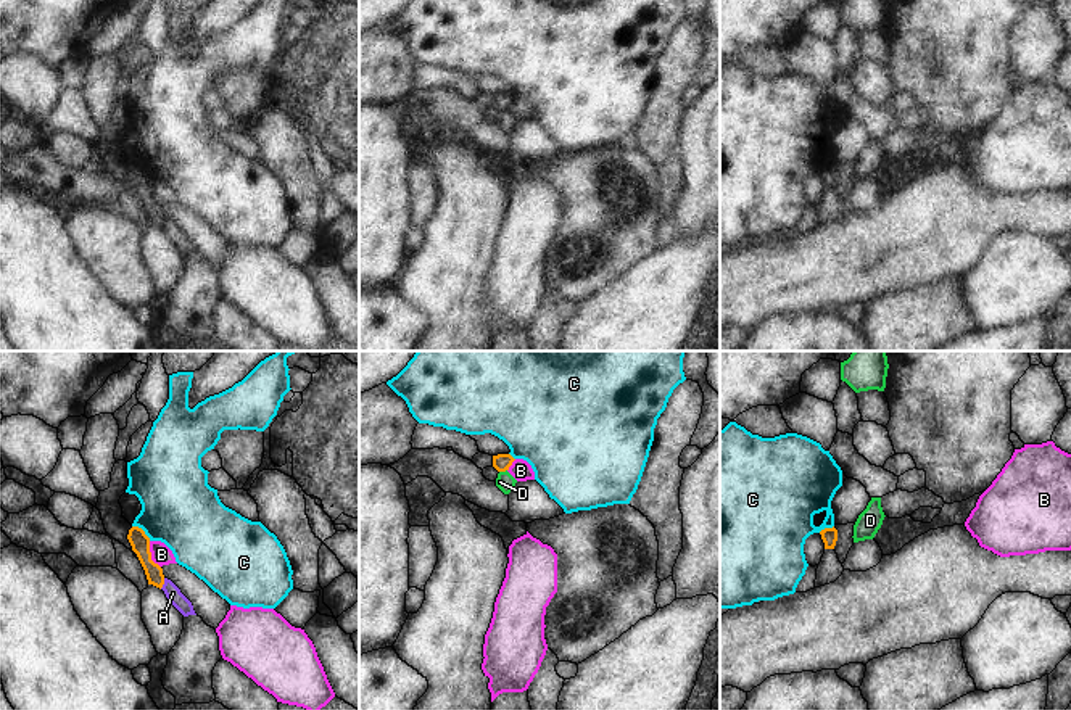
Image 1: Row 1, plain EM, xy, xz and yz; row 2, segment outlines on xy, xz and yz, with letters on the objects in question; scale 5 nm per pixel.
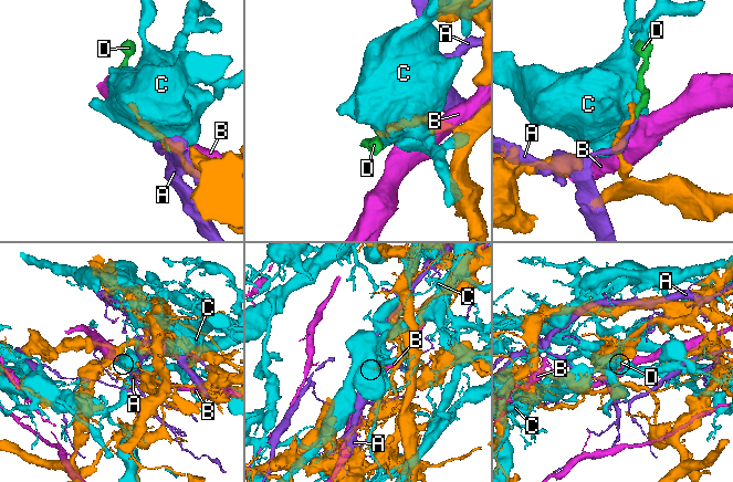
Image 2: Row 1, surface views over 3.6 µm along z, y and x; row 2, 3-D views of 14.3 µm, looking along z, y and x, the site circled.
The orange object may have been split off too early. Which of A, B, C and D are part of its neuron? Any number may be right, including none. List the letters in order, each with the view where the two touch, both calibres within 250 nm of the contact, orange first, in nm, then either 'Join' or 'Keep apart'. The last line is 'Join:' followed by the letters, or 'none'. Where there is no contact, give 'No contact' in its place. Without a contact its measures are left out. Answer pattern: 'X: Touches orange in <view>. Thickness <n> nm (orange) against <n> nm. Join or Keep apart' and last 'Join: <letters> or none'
A: Touches orange in xy. Thickness 100 nm (orange) against 80 nm. Keep apart
B: Touches orange in xy. Thickness 100 nm (orange) against 100 nm. Keep apart
C: Touches orange in xy. Thickness 100 nm (orange) against 380 nm. Keep apart
D: Touches orange in xz. Thickness 90 nm (orange) against 90 nm. Keep apart
Join: none

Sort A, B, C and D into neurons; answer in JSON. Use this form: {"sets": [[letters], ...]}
{"sets": [["A", "D"], ["B"], ["C"]]}

